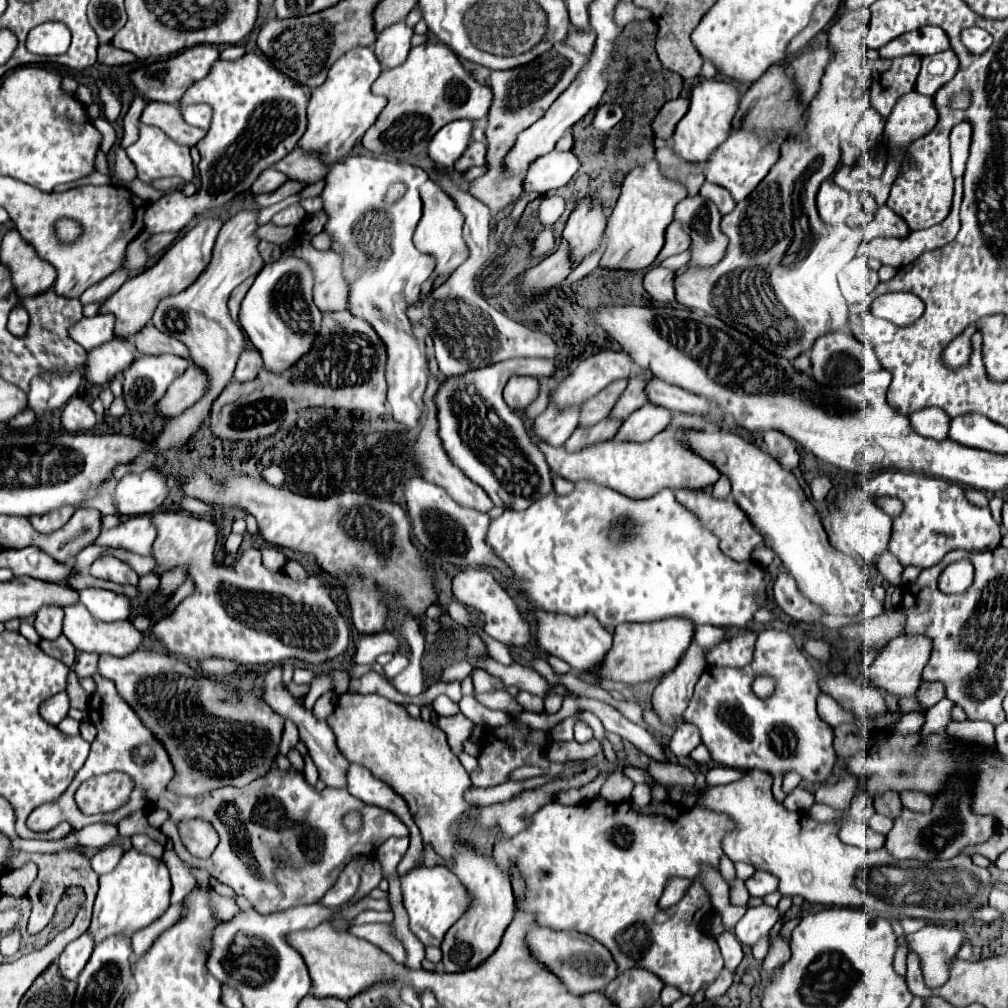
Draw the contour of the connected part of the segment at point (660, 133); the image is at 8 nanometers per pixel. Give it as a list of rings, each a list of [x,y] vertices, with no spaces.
[[[667,101],[657,117],[651,121],[651,129],[653,129],[653,135],[657,139],[665,139],[669,141],[671,135],[673,135],[673,129],[675,125],[681,121],[681,117],[687,113],[687,107],[689,103],[687,101]]]

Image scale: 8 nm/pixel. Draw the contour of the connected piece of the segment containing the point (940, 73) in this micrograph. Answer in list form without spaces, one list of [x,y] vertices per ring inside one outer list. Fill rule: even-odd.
[[[951,49],[935,53],[931,57],[923,57],[915,91],[931,97],[943,83],[947,83],[955,75],[955,69],[957,69],[957,57],[955,53],[951,53]],[[933,61],[939,61],[941,65],[933,65]]]

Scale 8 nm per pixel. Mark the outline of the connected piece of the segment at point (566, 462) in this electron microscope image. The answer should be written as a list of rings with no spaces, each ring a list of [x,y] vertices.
[[[665,429],[645,443],[603,441],[599,445],[581,449],[579,453],[567,453],[563,447],[543,445],[543,441],[539,441],[537,445],[553,473],[563,479],[569,479],[573,483],[593,481],[631,499],[649,499],[661,489],[705,491],[719,481],[719,471],[709,461],[685,449],[685,445],[679,443],[679,437],[681,433],[677,433],[677,429]]]

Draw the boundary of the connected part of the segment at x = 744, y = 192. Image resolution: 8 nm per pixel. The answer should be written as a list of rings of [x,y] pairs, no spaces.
[[[733,131],[729,139],[703,165],[703,175],[705,175],[705,181],[725,187],[735,201],[741,201],[759,185],[765,173],[775,165],[777,157],[779,157],[777,145],[767,145],[757,135],[747,131]]]

